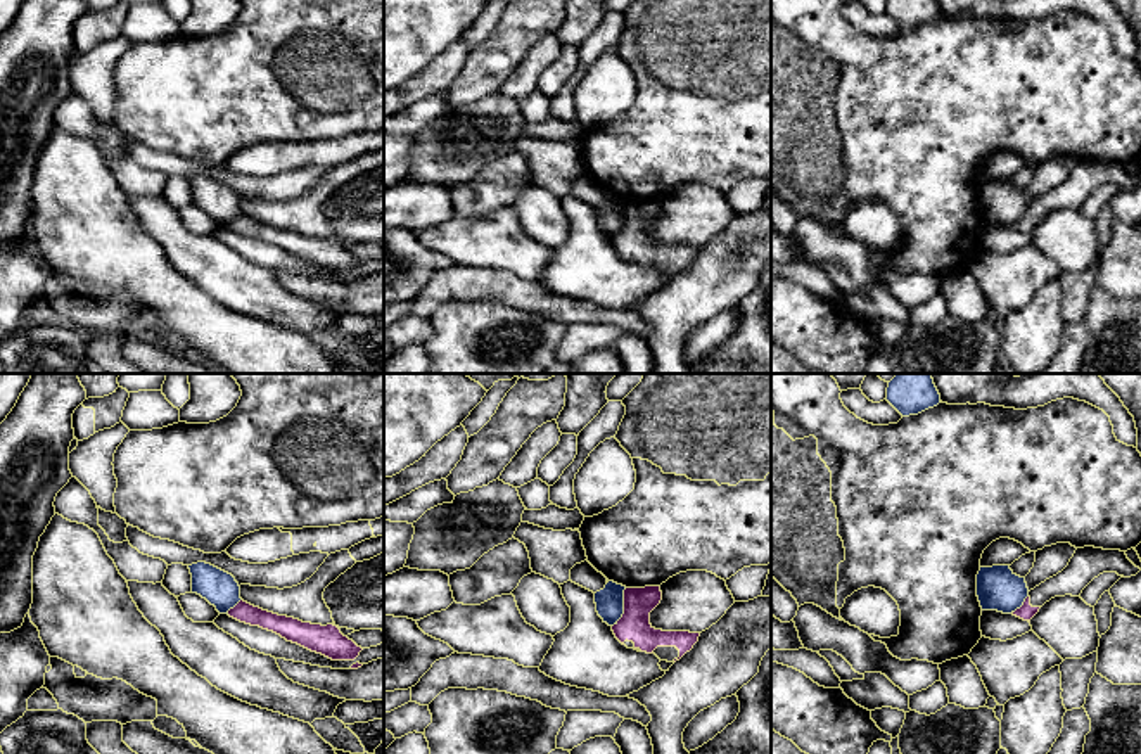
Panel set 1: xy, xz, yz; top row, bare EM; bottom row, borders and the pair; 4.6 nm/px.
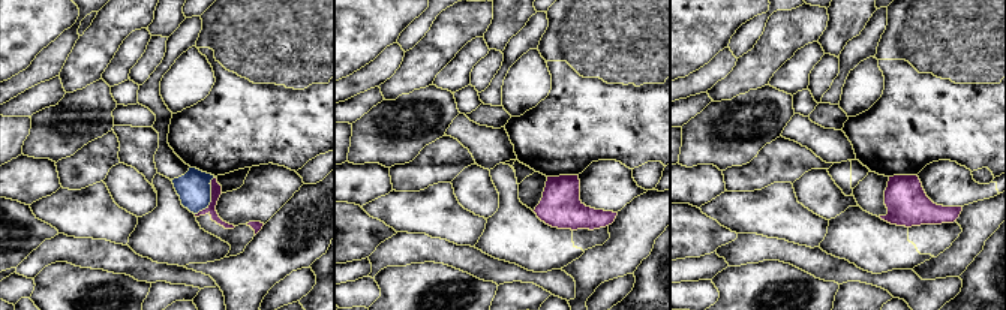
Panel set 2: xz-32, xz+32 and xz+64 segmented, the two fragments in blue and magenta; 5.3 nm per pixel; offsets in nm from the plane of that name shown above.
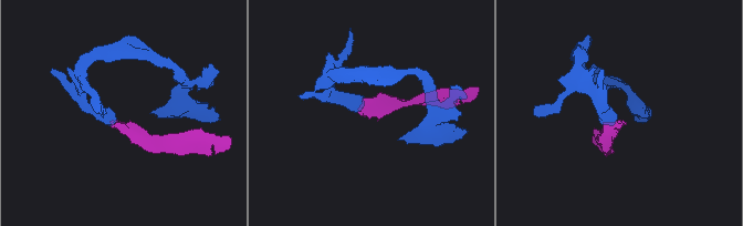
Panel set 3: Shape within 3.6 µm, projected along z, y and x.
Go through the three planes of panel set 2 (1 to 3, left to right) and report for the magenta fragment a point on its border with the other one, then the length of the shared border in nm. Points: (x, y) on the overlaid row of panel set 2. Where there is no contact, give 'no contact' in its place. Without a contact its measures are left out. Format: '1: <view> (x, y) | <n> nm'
1: xz-32 (210, 198) | 240 nm
2: no contact
3: no contact

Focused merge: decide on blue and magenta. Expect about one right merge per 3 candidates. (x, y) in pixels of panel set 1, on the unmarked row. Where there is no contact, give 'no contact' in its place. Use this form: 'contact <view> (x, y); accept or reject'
contact xz (623, 220); reject

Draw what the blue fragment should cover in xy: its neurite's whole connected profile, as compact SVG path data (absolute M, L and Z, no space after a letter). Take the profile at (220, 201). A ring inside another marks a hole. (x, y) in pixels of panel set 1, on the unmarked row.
M197 175L188 178L192 187L192 206L201 208L220 227L228 227L242 211L235 190L211 176Z

